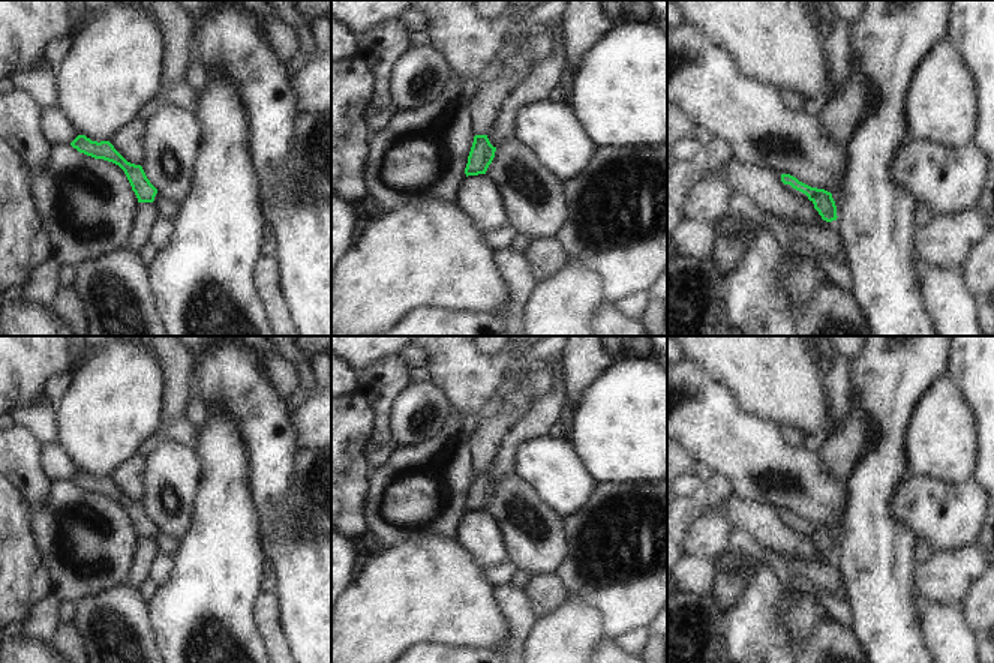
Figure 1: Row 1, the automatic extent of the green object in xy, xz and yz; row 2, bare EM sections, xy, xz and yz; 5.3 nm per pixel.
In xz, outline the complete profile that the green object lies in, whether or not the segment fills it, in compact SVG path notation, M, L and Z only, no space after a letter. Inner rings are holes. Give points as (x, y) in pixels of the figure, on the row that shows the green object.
M561 21L553 32L553 52L549 58L535 62L529 75L516 86L504 100L498 118L487 135L475 135L468 156L465 174L486 174L495 158L496 147L514 136L516 116L529 105L547 99L552 88L558 87L559 76L567 64L564 30Z

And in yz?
M781 174L781 182L790 194L808 201L823 220L837 220L837 206L831 192L811 188L790 174Z

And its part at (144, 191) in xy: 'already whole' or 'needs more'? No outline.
needs more

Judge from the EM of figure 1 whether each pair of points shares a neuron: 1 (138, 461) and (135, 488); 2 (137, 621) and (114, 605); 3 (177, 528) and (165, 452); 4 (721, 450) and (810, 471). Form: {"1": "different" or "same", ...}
{"1": "same", "2": "same", "3": "same", "4": "same"}

